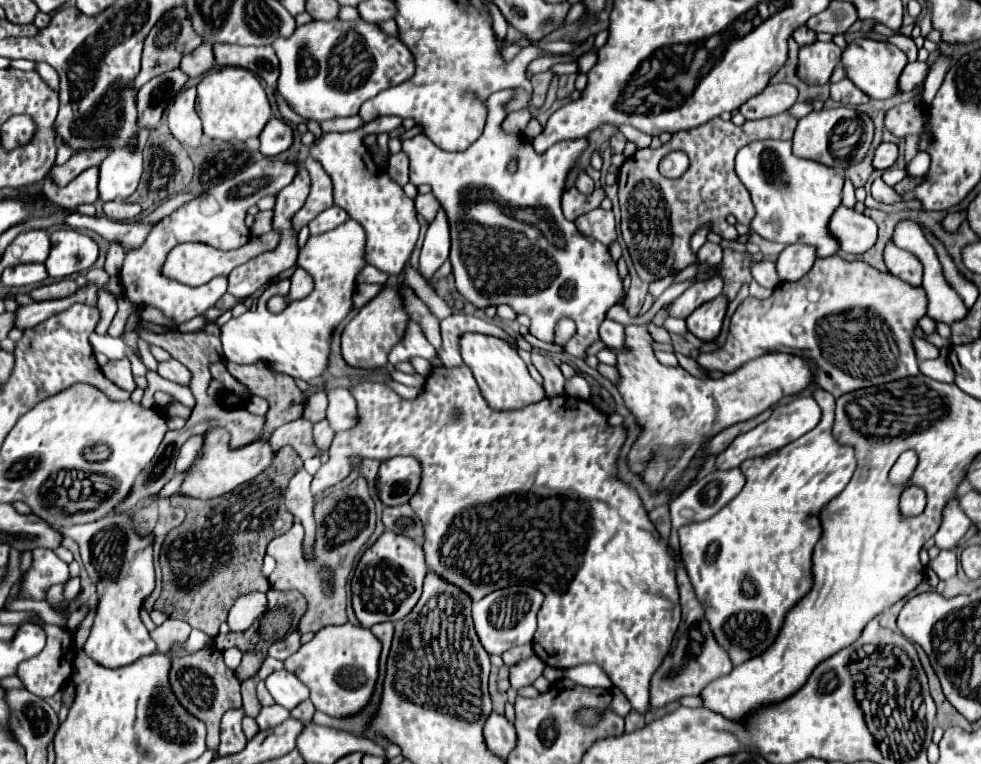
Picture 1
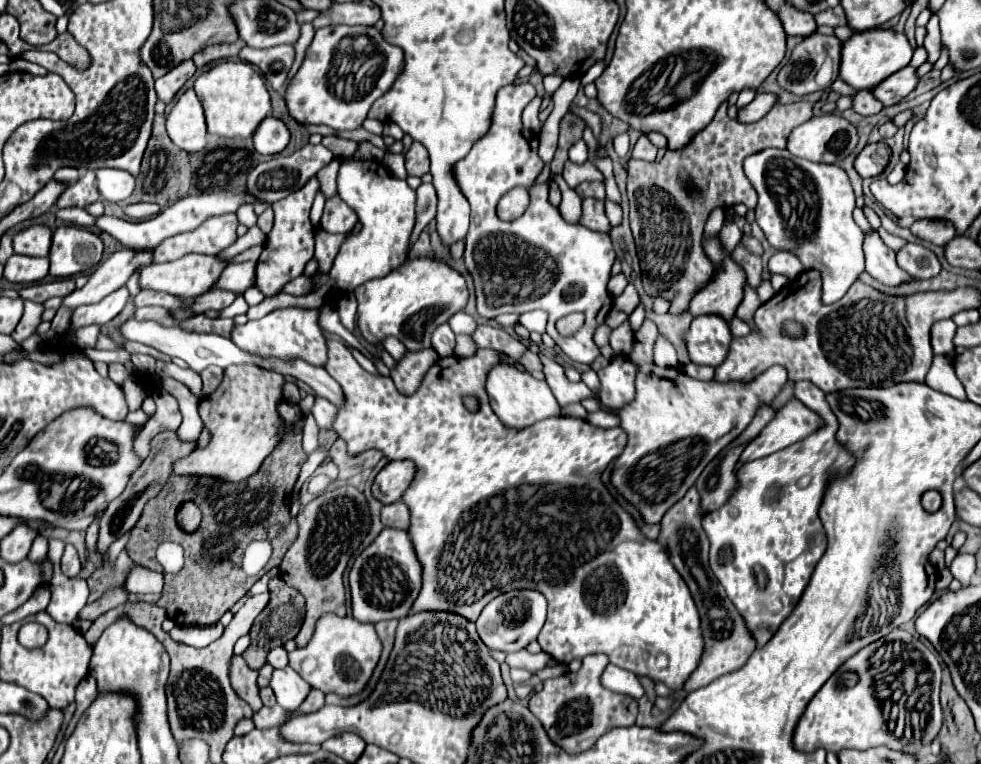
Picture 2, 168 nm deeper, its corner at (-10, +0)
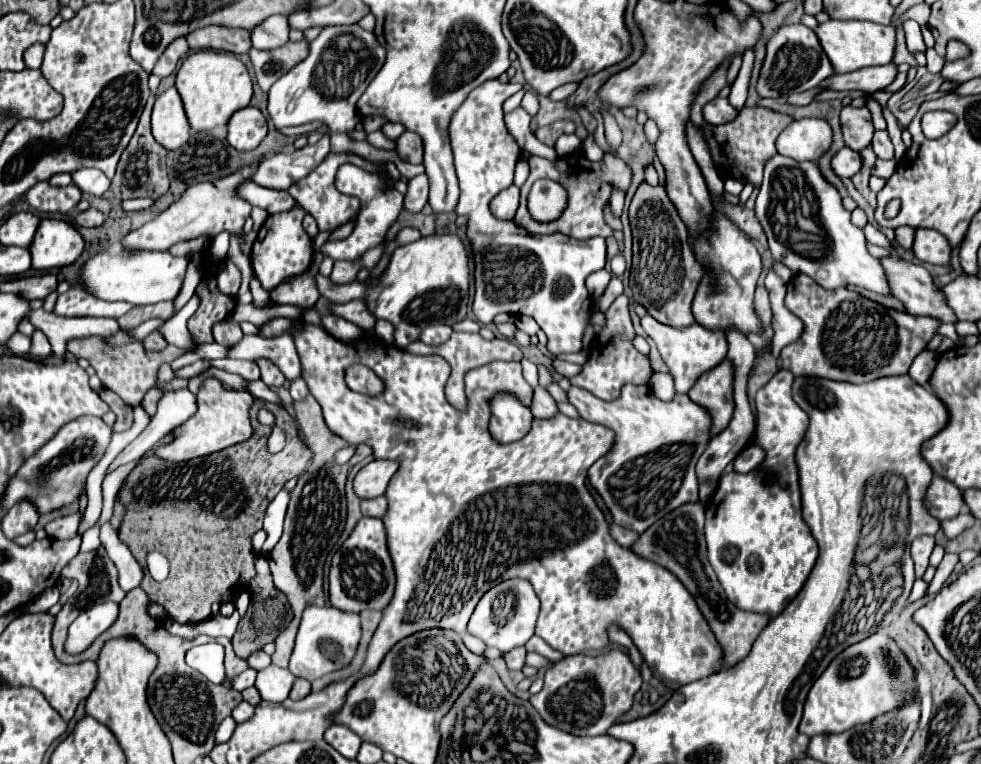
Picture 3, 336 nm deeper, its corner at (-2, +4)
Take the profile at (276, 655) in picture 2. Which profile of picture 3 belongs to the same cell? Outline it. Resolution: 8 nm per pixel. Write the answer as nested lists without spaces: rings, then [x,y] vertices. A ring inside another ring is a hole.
[[[256,651],[256,653],[252,653],[246,661],[248,661],[248,667],[260,671],[260,669],[264,669],[264,667],[270,665],[270,655],[266,655],[264,651]]]

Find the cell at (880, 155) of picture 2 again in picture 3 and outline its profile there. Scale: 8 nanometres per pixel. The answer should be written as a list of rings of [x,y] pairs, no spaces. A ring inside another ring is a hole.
[[[842,147],[834,157],[832,157],[832,171],[838,177],[852,177],[854,173],[858,173],[862,159],[858,153],[852,153],[848,147]]]

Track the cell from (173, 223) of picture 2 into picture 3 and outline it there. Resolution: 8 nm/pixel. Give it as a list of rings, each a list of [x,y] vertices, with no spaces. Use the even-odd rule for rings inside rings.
[[[248,181],[248,185],[240,187],[240,195],[250,201],[252,205],[258,205],[266,209],[268,213],[282,213],[294,209],[298,203],[288,191],[276,191],[276,189],[266,189],[256,185],[254,181]]]

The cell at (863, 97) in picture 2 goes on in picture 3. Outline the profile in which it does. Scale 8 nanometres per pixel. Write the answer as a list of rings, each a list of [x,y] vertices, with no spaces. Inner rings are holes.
[[[844,107],[840,113],[840,125],[844,135],[844,145],[856,153],[870,147],[874,137],[874,125],[868,107]]]

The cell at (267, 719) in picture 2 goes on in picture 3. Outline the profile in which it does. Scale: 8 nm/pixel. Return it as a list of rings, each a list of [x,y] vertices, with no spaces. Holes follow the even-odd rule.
[[[242,701],[242,703],[232,711],[232,719],[234,719],[236,723],[244,723],[244,721],[252,715],[252,711],[254,711],[254,707],[252,707],[250,703]]]

